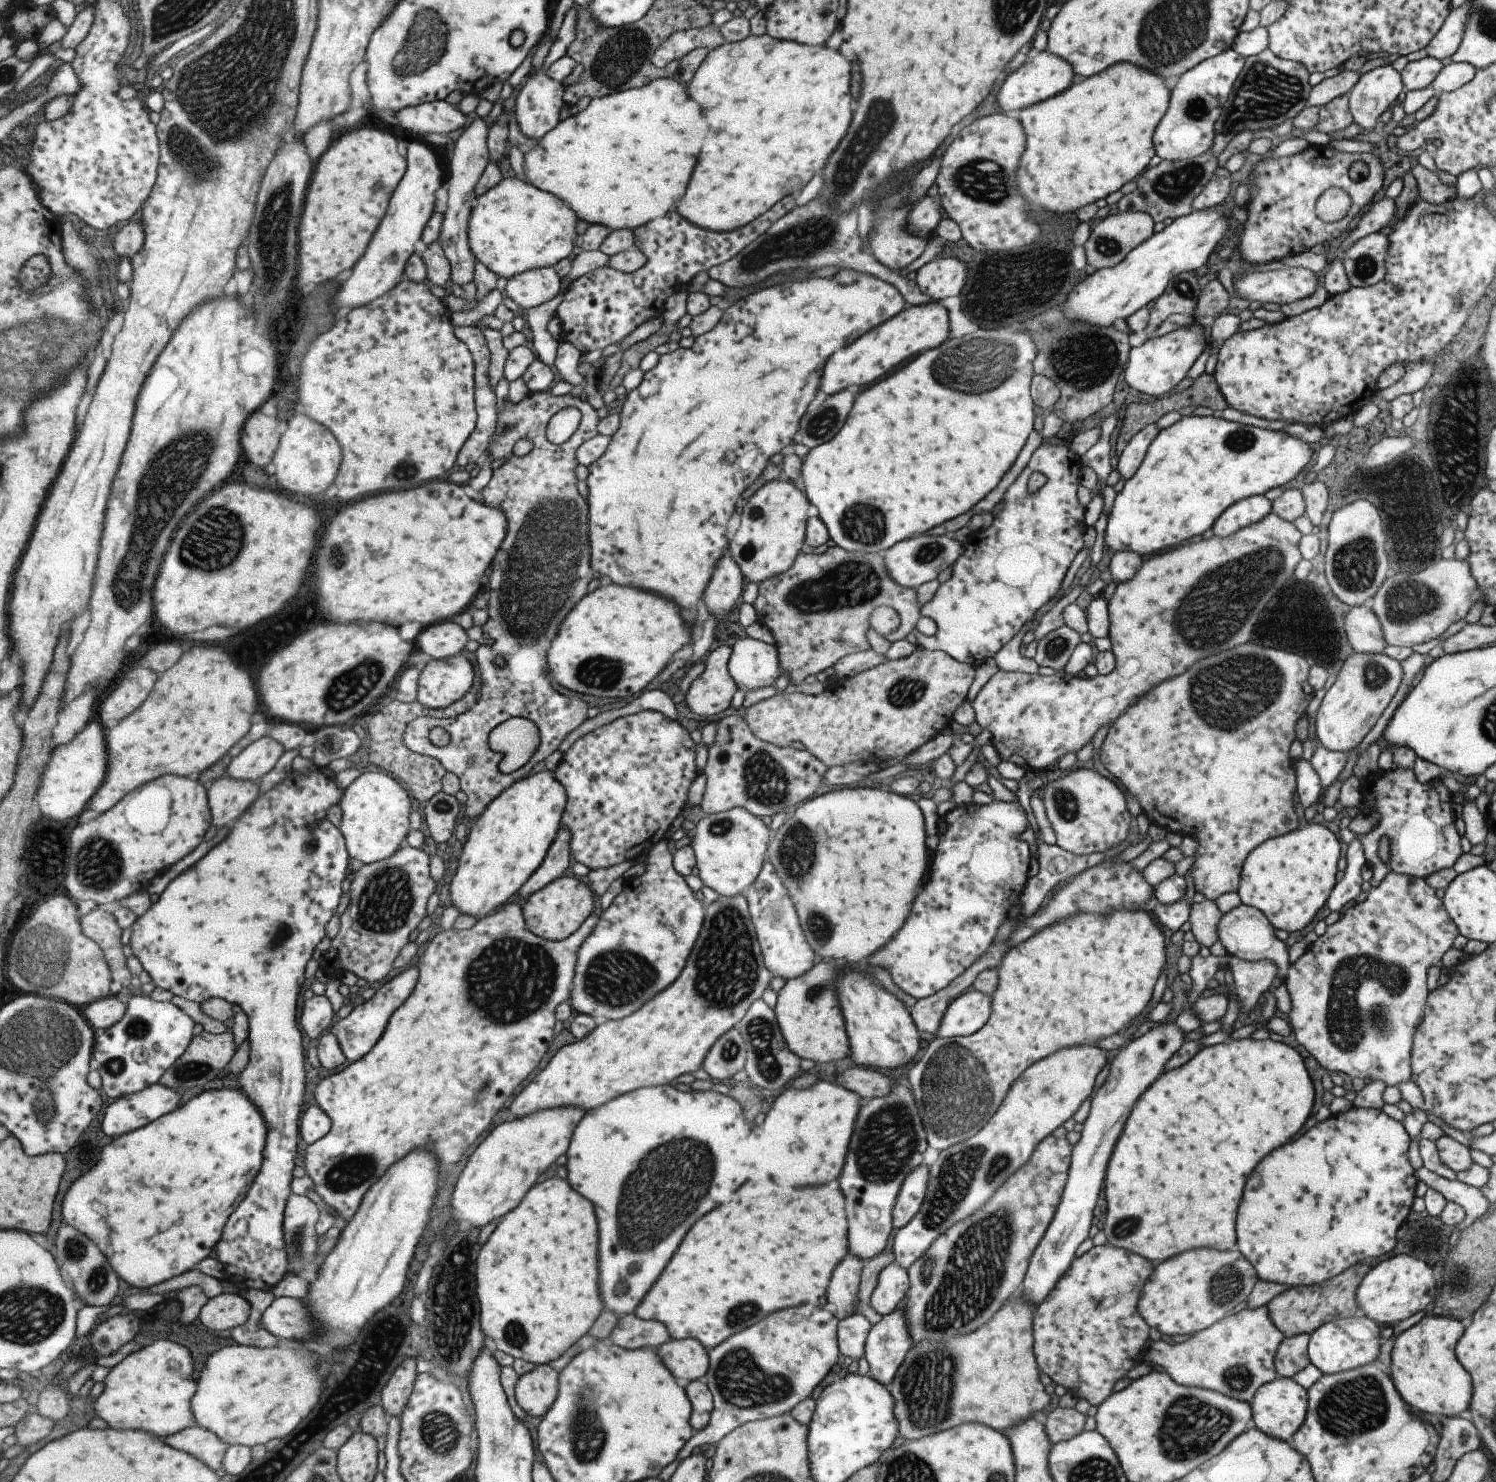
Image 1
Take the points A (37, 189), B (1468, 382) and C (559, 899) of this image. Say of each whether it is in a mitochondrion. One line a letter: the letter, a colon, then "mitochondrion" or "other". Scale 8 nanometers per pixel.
A: other
B: other
C: other

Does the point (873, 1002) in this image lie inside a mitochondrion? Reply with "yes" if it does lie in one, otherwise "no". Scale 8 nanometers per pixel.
no

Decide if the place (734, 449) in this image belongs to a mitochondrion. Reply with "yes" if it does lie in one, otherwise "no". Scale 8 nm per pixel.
no

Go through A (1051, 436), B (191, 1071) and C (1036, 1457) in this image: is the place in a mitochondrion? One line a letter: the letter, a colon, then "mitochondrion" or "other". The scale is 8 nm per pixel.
A: other
B: mitochondrion
C: other

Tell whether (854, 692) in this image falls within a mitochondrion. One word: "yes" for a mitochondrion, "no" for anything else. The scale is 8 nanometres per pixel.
no

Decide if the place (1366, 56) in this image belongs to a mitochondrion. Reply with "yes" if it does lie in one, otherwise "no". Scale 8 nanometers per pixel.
no

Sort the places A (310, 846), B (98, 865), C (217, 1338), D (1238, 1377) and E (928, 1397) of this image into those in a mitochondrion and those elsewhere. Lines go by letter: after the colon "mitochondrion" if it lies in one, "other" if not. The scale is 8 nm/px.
A: mitochondrion
B: mitochondrion
C: other
D: mitochondrion
E: mitochondrion

